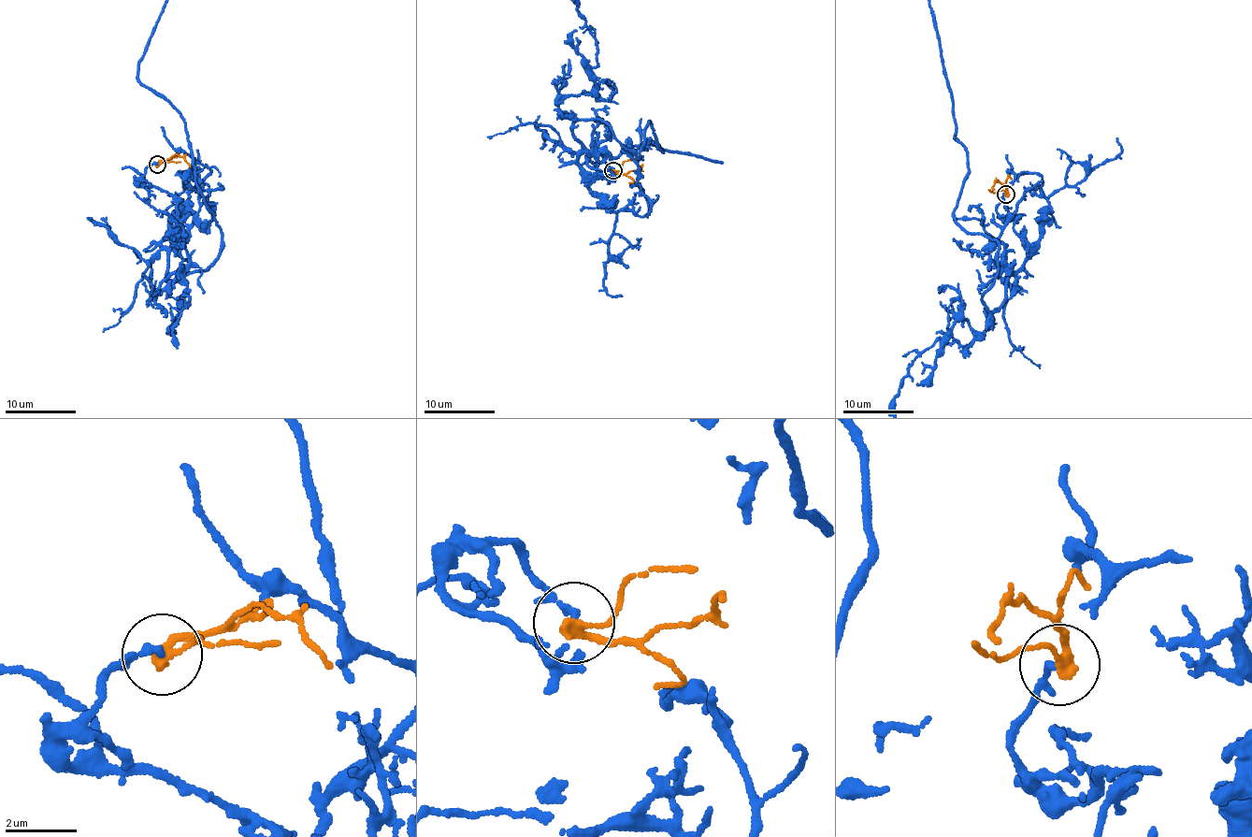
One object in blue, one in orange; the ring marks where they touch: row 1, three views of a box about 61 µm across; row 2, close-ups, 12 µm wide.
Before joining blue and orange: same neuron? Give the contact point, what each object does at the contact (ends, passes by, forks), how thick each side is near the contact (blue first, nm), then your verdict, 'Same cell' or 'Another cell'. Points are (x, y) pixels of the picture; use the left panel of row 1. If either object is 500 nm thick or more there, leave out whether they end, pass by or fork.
Place: (157, 164). At the ring blue passes by. At the ring orange passes by. Thickness 140 nm (blue) against 280 nm. Another cell

